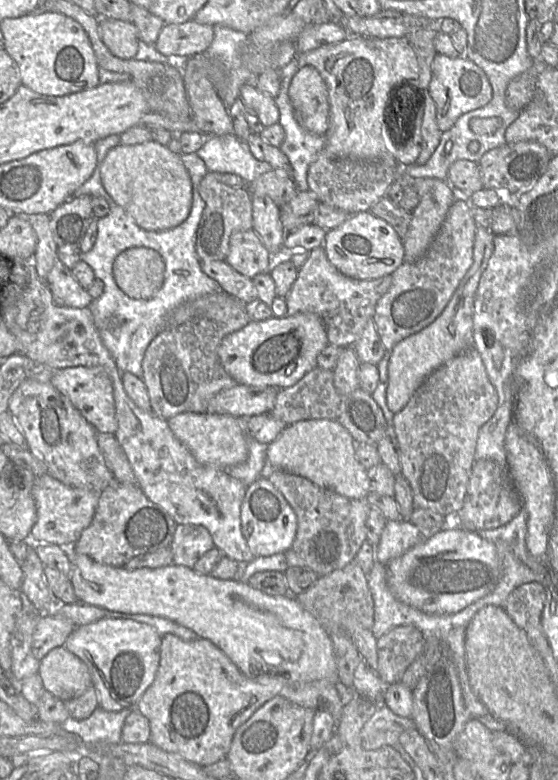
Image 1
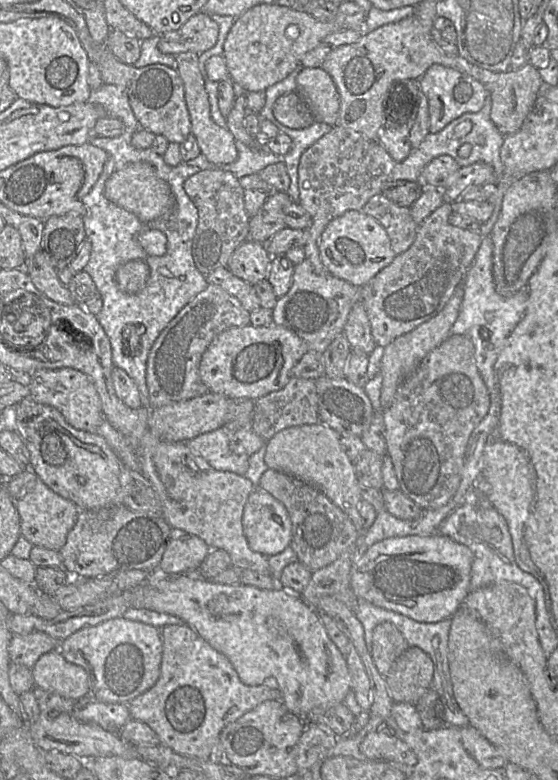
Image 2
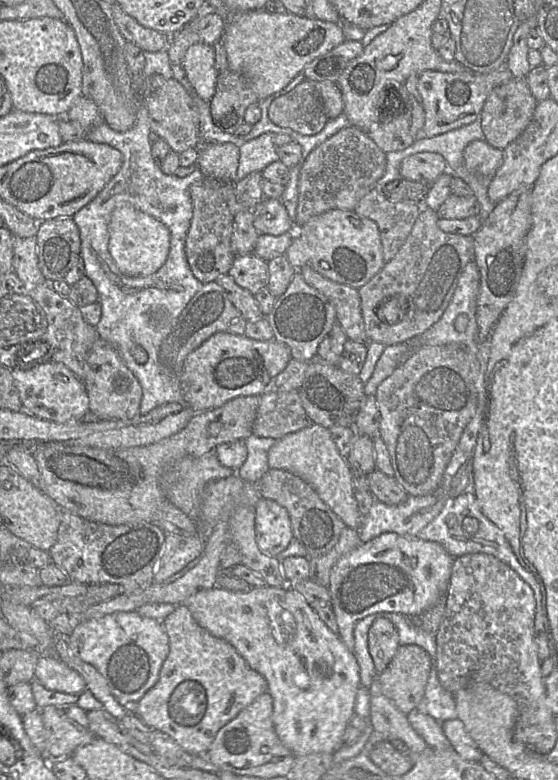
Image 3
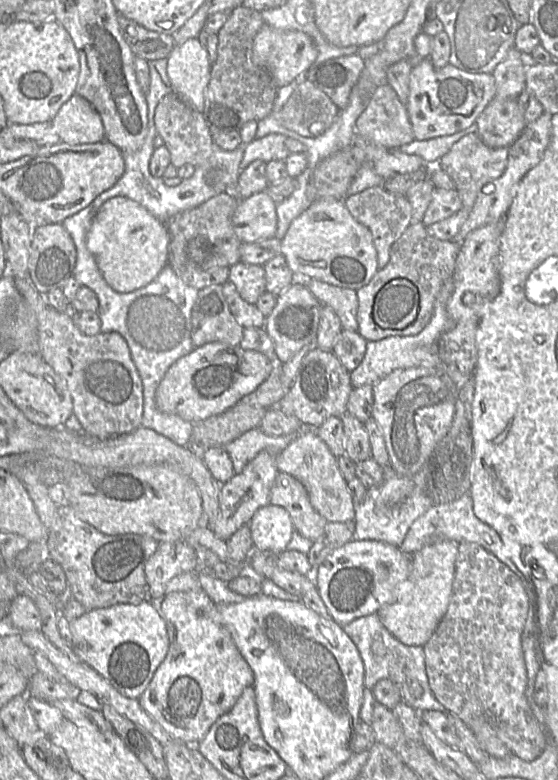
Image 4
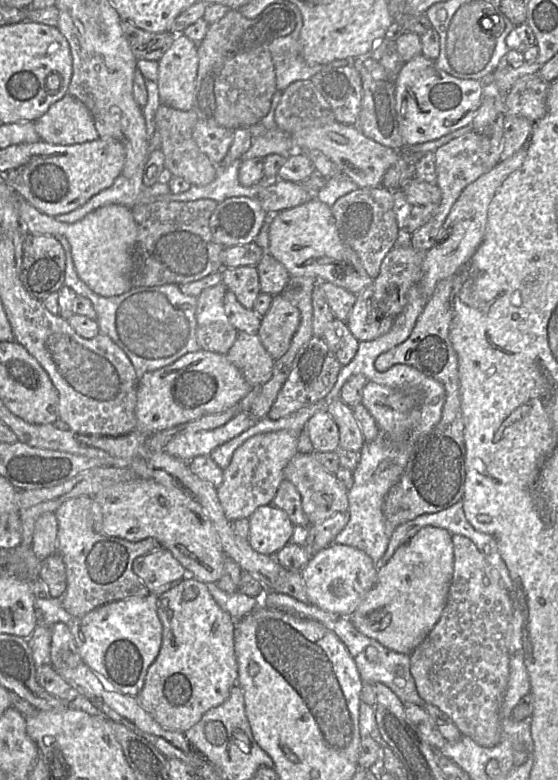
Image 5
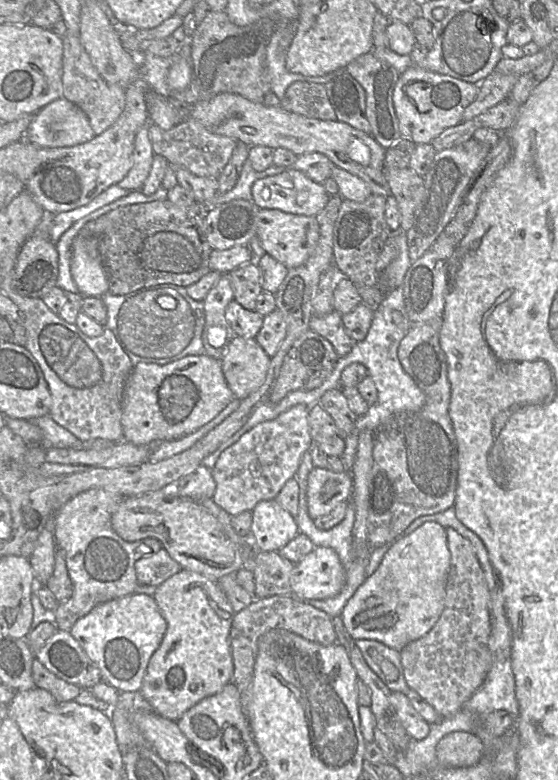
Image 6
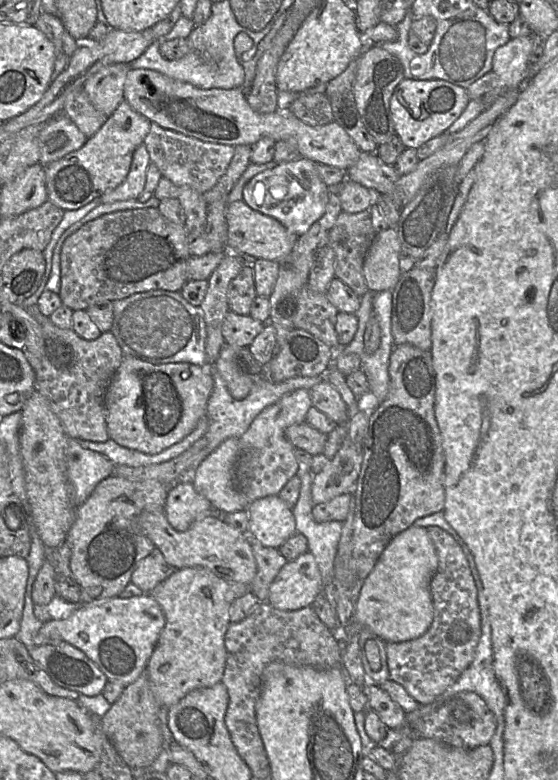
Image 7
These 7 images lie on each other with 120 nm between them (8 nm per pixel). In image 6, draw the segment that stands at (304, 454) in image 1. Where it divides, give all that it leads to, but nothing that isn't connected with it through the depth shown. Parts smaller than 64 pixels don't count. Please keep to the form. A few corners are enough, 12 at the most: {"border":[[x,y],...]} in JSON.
{"border":[[313,467],[307,506],[312,520],[348,502],[352,477]]}

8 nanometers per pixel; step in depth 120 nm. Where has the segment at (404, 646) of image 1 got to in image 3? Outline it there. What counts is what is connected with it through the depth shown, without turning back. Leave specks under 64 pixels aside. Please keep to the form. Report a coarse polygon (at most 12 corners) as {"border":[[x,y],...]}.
{"border":[[386,618],[368,632],[368,649],[381,673],[400,646]]}

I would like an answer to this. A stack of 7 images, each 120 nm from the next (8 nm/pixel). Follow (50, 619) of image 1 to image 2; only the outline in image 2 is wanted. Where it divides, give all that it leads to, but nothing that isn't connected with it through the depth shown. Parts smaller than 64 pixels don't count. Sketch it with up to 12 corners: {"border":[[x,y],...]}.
{"border":[[44,632],[15,635],[10,662],[32,669],[60,642]]}

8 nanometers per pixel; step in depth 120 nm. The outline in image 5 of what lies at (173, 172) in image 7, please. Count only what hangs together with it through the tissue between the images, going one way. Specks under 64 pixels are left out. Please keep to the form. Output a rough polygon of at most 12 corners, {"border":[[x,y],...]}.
{"border":[[199,119],[192,136],[199,149],[220,165],[234,130]]}

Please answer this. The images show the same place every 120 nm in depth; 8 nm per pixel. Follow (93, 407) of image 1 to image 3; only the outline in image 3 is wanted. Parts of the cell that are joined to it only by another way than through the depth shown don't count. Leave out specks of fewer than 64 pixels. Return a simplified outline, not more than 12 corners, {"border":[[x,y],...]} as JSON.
{"border":[[62,363],[11,369],[23,410],[65,423],[89,411]]}

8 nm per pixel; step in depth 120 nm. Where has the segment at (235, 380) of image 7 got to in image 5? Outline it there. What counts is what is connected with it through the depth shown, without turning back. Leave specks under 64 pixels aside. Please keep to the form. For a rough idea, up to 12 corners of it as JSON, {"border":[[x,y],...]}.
{"border":[[238,332],[226,354],[251,387],[274,359],[257,334]]}

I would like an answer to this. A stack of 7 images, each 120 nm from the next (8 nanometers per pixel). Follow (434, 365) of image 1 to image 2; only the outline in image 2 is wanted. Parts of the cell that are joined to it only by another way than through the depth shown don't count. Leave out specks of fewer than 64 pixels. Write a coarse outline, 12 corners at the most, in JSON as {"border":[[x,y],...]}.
{"border":[[463,285],[435,317],[385,347],[383,409],[423,358],[451,335]]}

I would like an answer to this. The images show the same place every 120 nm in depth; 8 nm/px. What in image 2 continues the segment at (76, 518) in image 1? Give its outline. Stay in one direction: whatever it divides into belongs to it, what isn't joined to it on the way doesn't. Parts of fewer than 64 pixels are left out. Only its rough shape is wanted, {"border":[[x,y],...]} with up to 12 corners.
{"border":[[31,469],[5,479],[21,536],[59,551],[77,505]]}

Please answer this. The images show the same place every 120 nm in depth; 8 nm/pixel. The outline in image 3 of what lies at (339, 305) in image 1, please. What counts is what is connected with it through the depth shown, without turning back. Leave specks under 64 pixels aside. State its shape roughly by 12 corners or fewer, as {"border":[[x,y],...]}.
{"border":[[299,270],[267,320],[292,359],[318,359],[337,321]]}

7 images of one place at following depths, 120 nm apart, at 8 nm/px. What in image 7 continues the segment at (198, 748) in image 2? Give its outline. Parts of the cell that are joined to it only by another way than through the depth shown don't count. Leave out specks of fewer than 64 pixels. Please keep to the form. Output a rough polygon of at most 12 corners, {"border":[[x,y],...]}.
{"border":[[201,567],[149,593],[146,676],[164,710],[220,683],[237,598]]}

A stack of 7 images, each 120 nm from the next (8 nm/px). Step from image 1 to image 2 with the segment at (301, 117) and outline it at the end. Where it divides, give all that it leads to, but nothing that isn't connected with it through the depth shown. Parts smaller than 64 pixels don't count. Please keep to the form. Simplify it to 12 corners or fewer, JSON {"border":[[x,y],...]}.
{"border":[[303,68],[296,92],[315,121],[338,123],[340,96],[329,74]]}

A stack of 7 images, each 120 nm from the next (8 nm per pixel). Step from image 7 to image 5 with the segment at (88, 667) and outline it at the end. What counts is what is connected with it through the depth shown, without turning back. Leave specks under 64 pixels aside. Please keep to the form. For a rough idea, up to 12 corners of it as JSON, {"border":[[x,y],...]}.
{"border":[[70,625],[51,626],[49,664],[59,671],[82,662]]}

